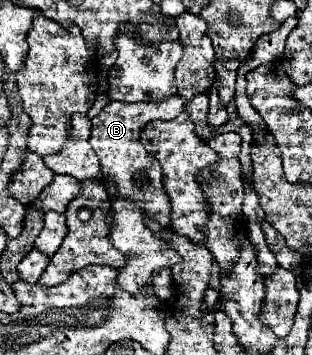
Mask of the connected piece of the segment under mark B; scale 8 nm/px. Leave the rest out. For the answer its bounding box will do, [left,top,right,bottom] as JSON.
[89,95,183,293]

